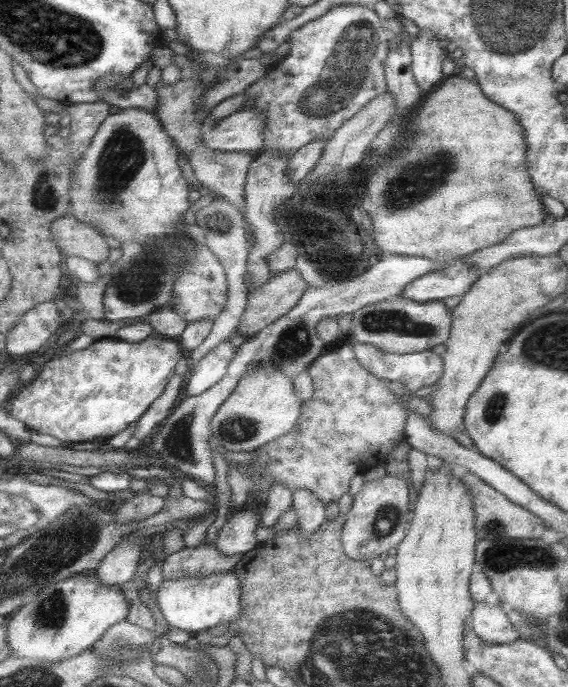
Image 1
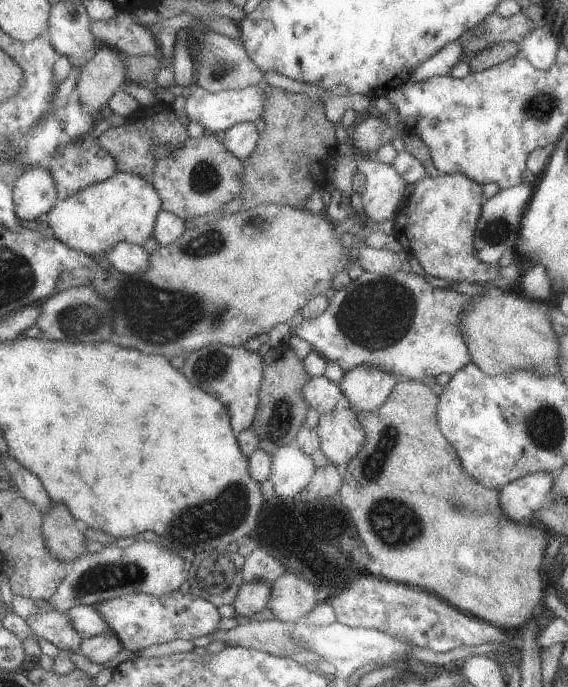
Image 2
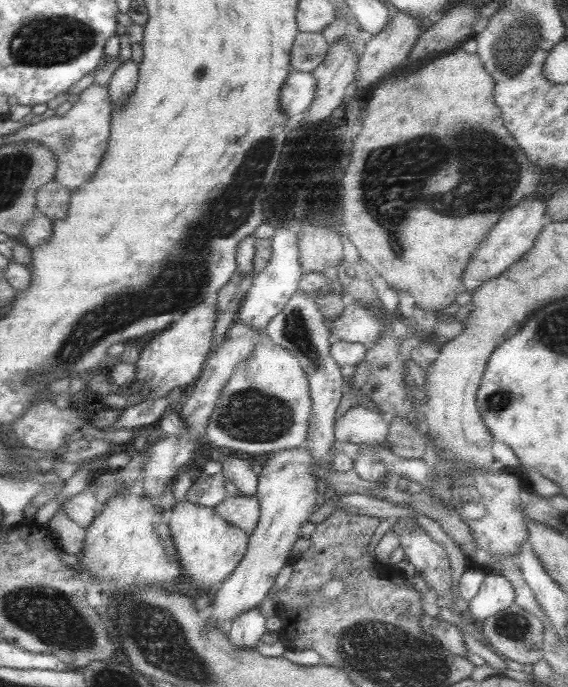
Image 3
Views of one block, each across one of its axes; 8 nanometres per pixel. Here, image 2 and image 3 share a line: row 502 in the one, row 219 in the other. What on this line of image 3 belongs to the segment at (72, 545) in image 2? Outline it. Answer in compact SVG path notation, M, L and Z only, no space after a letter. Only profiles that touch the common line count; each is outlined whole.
M55 180L41 186L36 193L38 212L51 220L62 220L67 215L71 193Z

